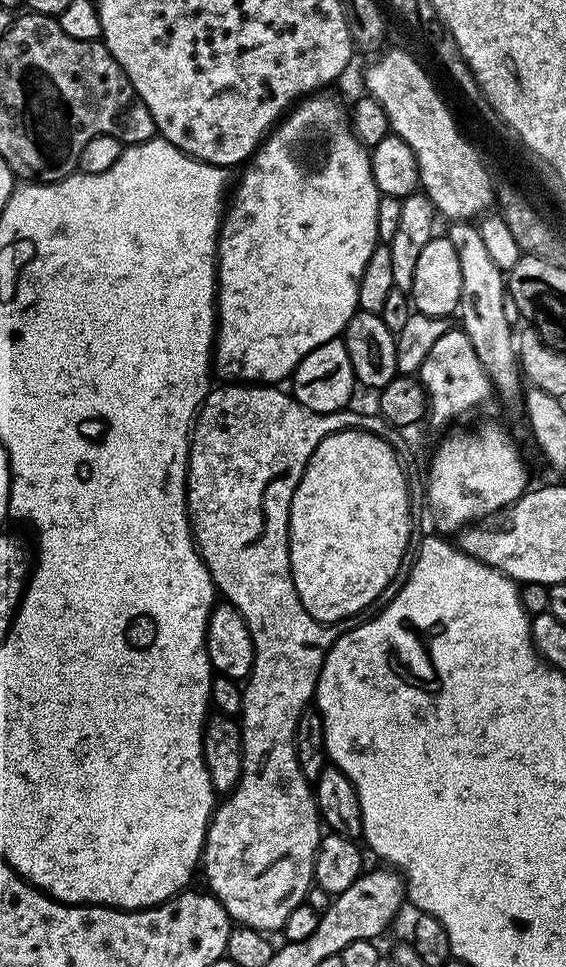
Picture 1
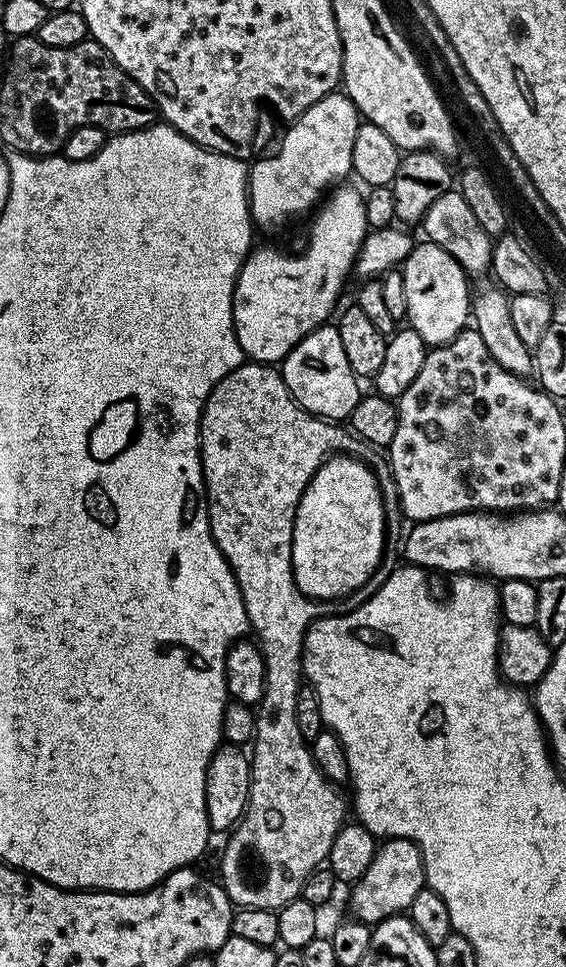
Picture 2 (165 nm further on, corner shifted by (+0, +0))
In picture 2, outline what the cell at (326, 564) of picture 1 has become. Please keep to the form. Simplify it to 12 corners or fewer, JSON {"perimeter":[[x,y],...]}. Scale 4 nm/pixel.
{"perimeter":[[328,457],[299,500],[304,596],[361,591],[384,554],[379,477]]}

